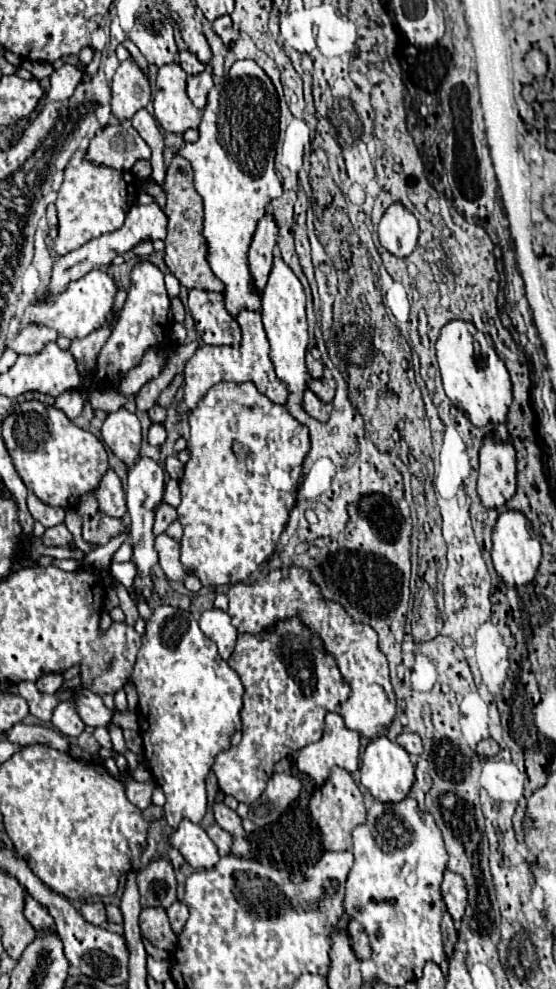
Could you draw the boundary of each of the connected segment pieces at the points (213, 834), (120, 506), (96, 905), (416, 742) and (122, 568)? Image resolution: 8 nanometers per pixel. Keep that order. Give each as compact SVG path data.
M212 825L208 831L208 837L216 843L218 847L218 855L224 857L230 853L230 847L232 847L232 835L228 831L224 831L220 825Z
M108 469L104 479L100 481L98 491L96 491L96 499L100 503L102 513L106 513L110 517L116 517L116 519L122 519L126 515L124 489L122 489L122 483L120 483L118 475L112 469Z
M94 901L94 903L82 903L82 907L78 909L78 913L92 925L106 925L106 909L102 901Z
M412 731L400 733L400 735L396 737L396 743L398 743L404 751L408 751L408 755L418 757L418 755L422 753L422 741L420 741L420 737L418 737L416 733L412 733Z
M132 561L126 563L112 563L110 573L128 589L128 593L134 593L134 579L138 575L138 569Z

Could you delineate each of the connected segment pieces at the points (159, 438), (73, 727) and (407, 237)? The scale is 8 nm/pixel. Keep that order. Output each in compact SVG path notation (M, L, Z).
M152 423L150 429L148 429L148 443L150 445L162 445L166 439L166 429L162 423Z
M58 703L54 715L52 715L52 725L66 737L78 737L84 731L84 723L80 723L80 715L68 707L68 703Z
M392 203L378 223L380 243L398 257L406 257L414 251L418 241L418 219L402 205Z

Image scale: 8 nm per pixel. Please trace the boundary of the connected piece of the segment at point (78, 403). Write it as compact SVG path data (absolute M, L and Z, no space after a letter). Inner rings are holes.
M76 389L60 393L56 397L56 401L54 401L54 407L60 409L60 411L64 411L68 419L78 417L82 413L82 405L84 405L84 399L82 399L82 395Z

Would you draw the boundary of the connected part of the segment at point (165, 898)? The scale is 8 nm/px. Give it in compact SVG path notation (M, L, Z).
M154 859L142 871L138 871L138 889L142 895L142 907L168 909L176 901L176 877L168 859Z

